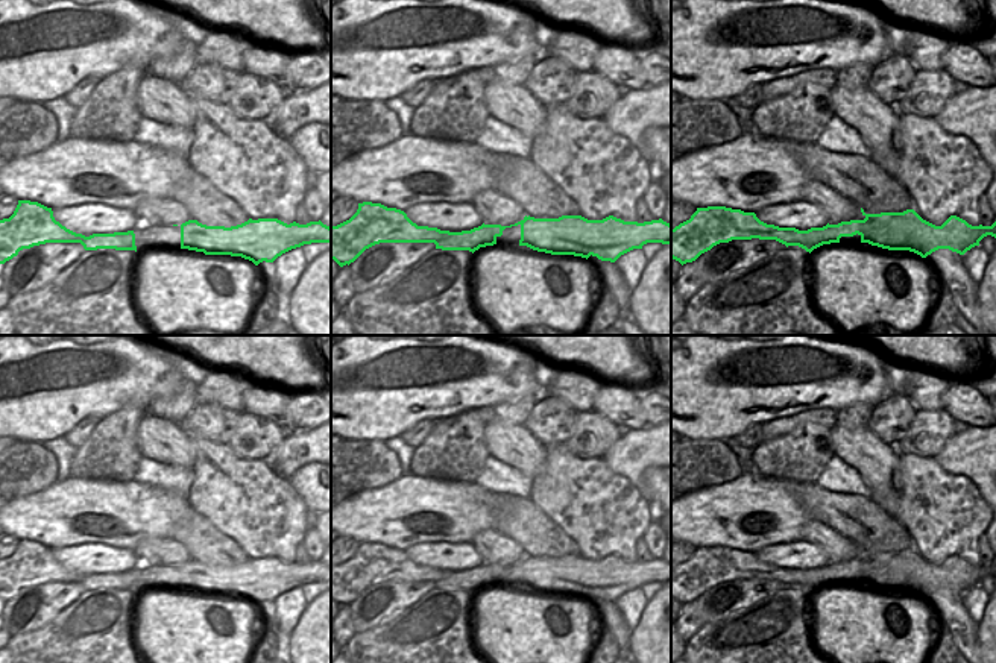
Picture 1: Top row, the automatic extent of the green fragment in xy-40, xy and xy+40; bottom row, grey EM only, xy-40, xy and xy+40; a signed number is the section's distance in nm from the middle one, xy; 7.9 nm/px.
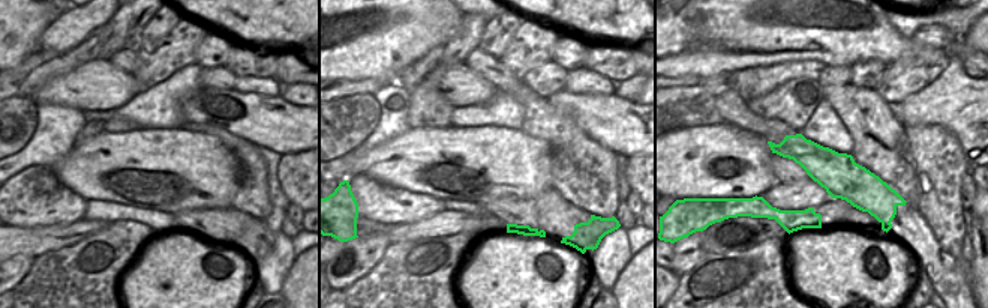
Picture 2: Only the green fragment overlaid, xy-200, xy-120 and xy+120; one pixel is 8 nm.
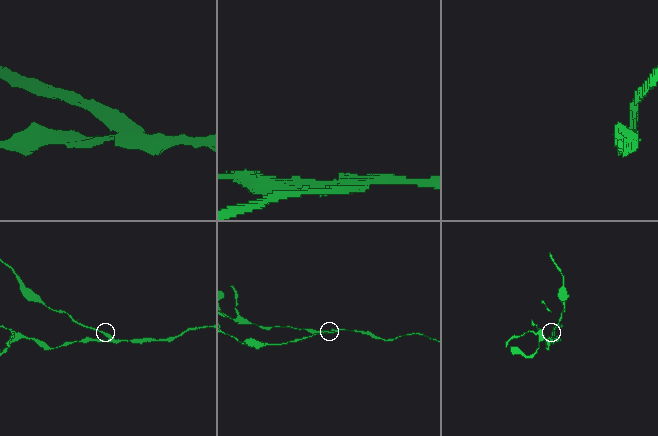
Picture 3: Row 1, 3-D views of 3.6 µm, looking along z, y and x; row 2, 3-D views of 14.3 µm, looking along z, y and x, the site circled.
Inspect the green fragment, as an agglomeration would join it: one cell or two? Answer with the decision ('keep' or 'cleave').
cleave

